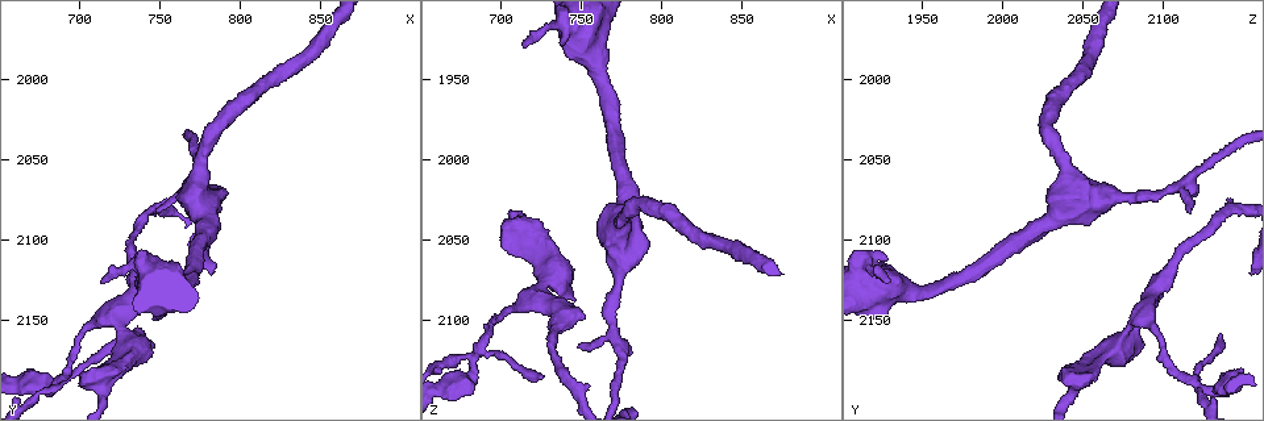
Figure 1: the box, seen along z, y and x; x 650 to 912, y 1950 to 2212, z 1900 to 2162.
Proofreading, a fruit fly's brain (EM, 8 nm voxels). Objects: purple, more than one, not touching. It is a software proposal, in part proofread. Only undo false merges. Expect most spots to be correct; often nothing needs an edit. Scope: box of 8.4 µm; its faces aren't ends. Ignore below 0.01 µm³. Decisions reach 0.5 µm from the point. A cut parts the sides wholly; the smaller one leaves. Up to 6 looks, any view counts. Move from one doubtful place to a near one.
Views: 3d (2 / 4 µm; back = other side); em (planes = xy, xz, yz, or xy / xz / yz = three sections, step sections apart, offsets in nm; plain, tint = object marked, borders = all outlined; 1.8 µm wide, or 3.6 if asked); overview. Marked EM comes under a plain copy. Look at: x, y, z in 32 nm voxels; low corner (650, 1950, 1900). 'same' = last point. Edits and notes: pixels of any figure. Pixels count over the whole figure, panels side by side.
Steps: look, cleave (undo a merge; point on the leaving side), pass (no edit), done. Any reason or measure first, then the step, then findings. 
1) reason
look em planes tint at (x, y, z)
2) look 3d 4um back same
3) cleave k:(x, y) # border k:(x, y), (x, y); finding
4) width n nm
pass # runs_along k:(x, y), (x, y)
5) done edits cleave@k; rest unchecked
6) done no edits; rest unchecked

arms part here
look em 3.6um planes tint at (724, 2152, 2082)

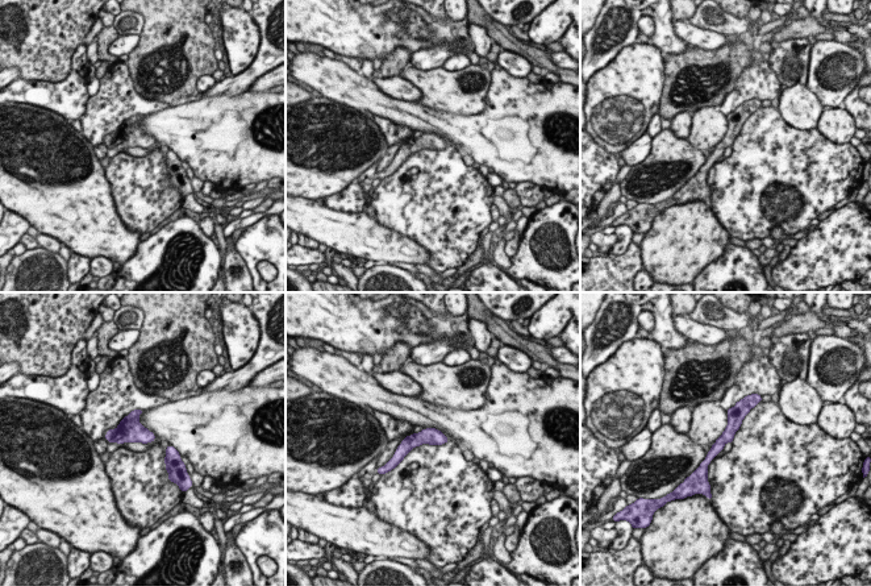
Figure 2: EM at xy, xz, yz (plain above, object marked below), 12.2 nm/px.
pass # runs_along 2:(740, 404), (729, 433), (704, 469); all the same neuron

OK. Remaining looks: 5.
calibre changes
look em yz step 16 tint at (768, 2068, 2108)

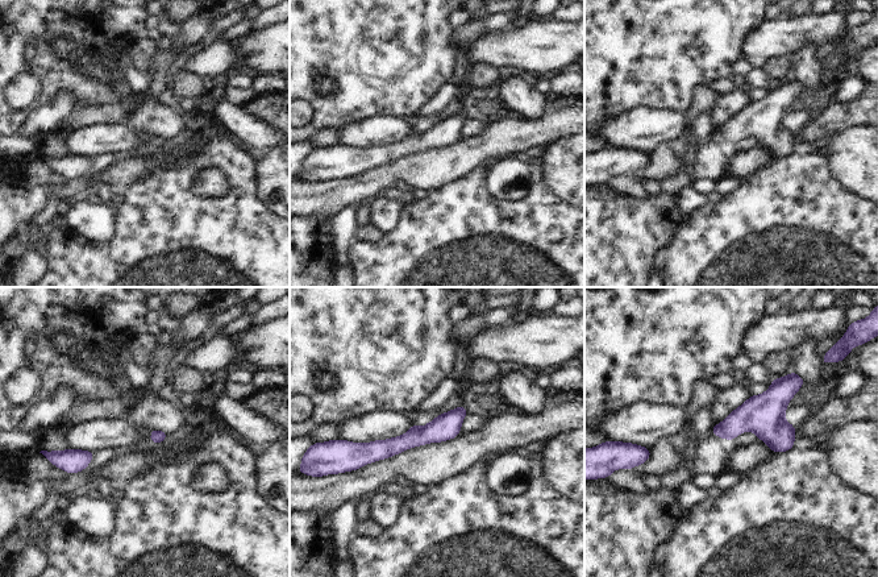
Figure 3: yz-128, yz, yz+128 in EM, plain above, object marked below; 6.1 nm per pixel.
look em xz step 16 tint same

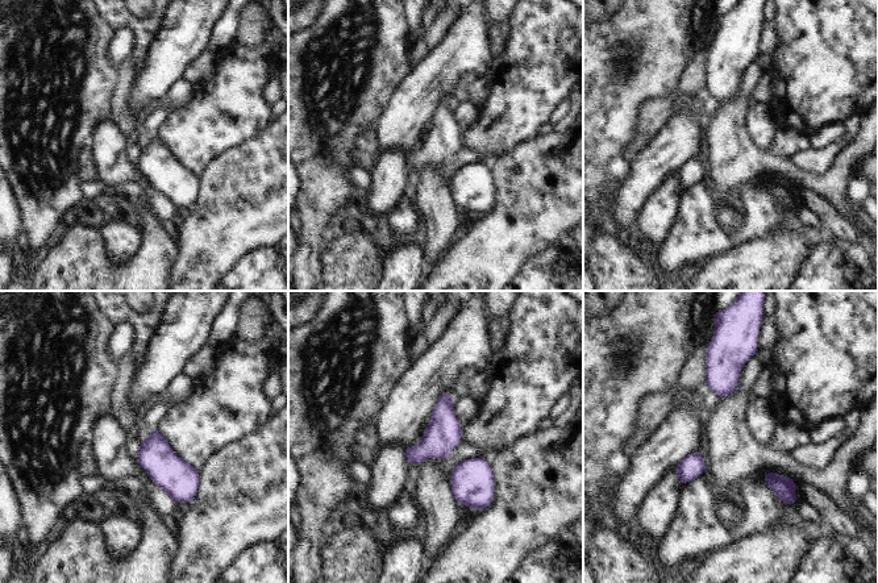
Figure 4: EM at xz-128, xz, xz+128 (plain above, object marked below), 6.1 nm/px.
pass # one neuron here

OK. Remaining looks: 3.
look em planes tint at (686, 2186, 2116)

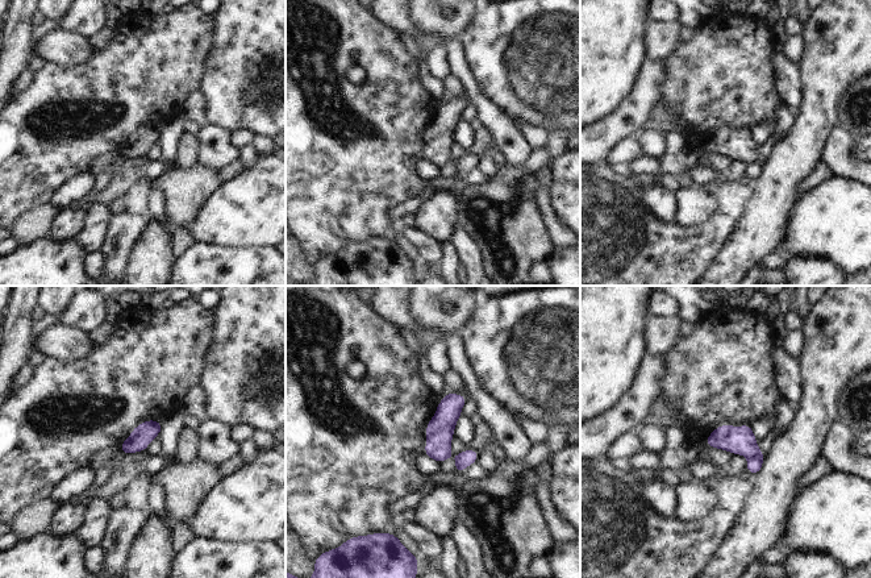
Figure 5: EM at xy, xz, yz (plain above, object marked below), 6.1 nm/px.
cleave 5:(754, 464) # border 5:(749, 457), (757, 457), (762, 461); two neurons meet here

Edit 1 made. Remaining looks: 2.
done edits cleave@5; rest unchecked

